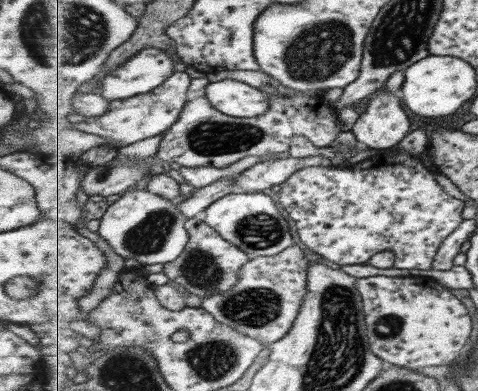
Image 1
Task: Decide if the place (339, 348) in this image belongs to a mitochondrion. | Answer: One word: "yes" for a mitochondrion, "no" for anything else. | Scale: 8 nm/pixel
yes

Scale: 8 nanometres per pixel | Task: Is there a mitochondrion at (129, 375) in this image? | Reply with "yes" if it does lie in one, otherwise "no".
yes

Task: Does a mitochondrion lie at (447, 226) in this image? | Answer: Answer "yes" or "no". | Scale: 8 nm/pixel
no

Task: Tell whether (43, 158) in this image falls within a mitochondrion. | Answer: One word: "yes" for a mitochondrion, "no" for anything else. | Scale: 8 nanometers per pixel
no

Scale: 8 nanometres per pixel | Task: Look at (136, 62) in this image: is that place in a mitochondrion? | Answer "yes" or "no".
no

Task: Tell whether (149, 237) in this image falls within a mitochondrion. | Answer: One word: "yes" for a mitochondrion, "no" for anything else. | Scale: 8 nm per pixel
yes

